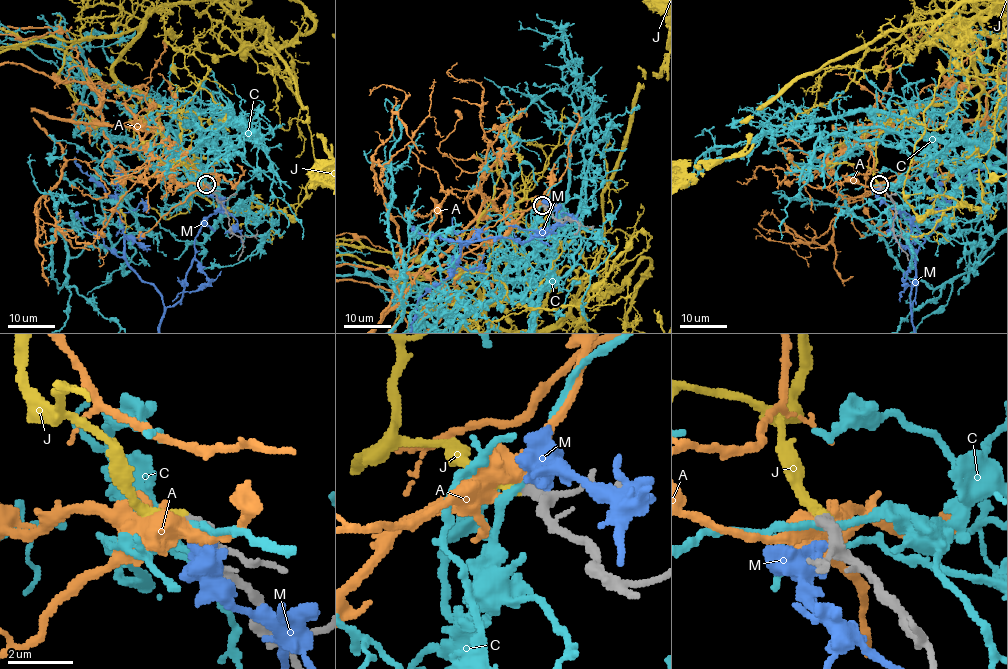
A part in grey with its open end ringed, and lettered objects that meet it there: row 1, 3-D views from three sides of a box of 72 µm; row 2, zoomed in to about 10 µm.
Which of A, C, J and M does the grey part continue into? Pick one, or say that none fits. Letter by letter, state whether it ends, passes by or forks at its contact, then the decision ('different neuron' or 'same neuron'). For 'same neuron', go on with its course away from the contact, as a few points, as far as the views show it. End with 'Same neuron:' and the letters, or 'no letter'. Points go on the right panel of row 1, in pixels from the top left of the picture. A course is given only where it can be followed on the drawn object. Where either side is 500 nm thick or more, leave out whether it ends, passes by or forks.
A: it passes by; different neuron
C: it passes by; different neuron
J: it ends there; same neuron
M: it ends there; different neuron
Same neuron: J

